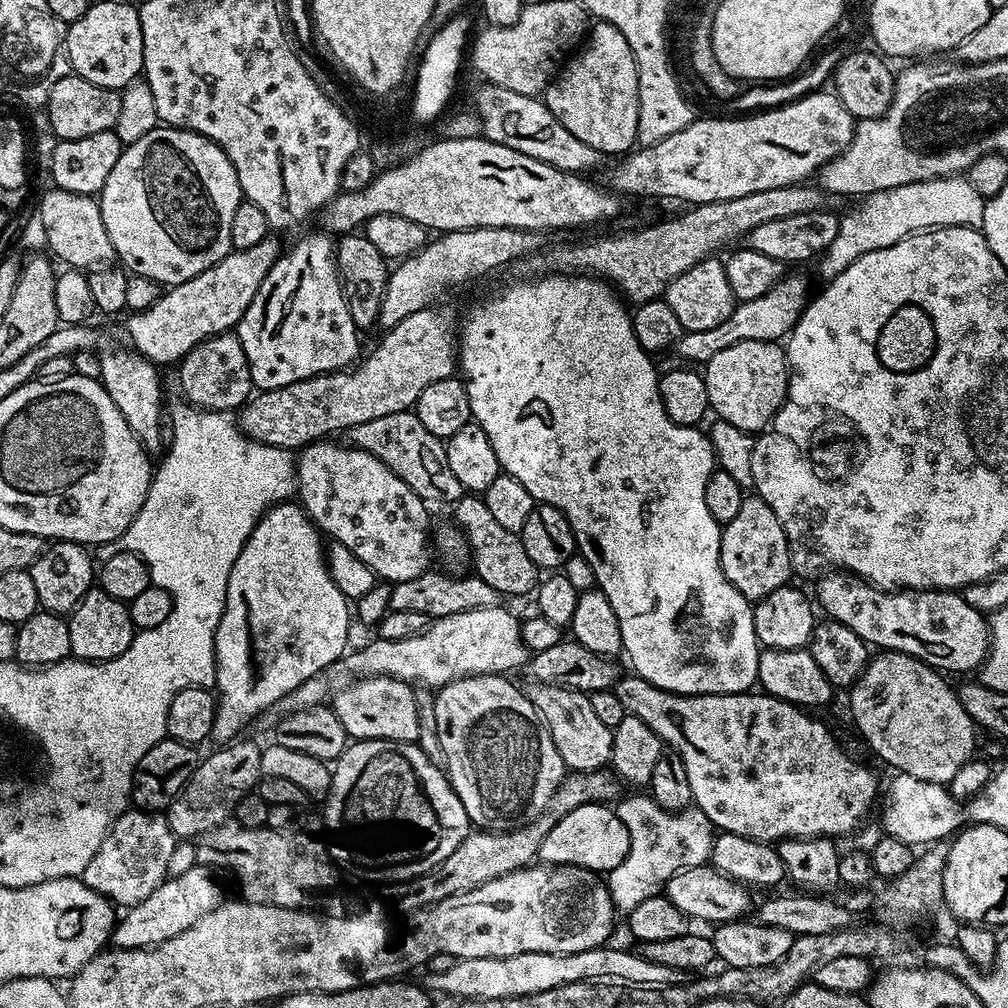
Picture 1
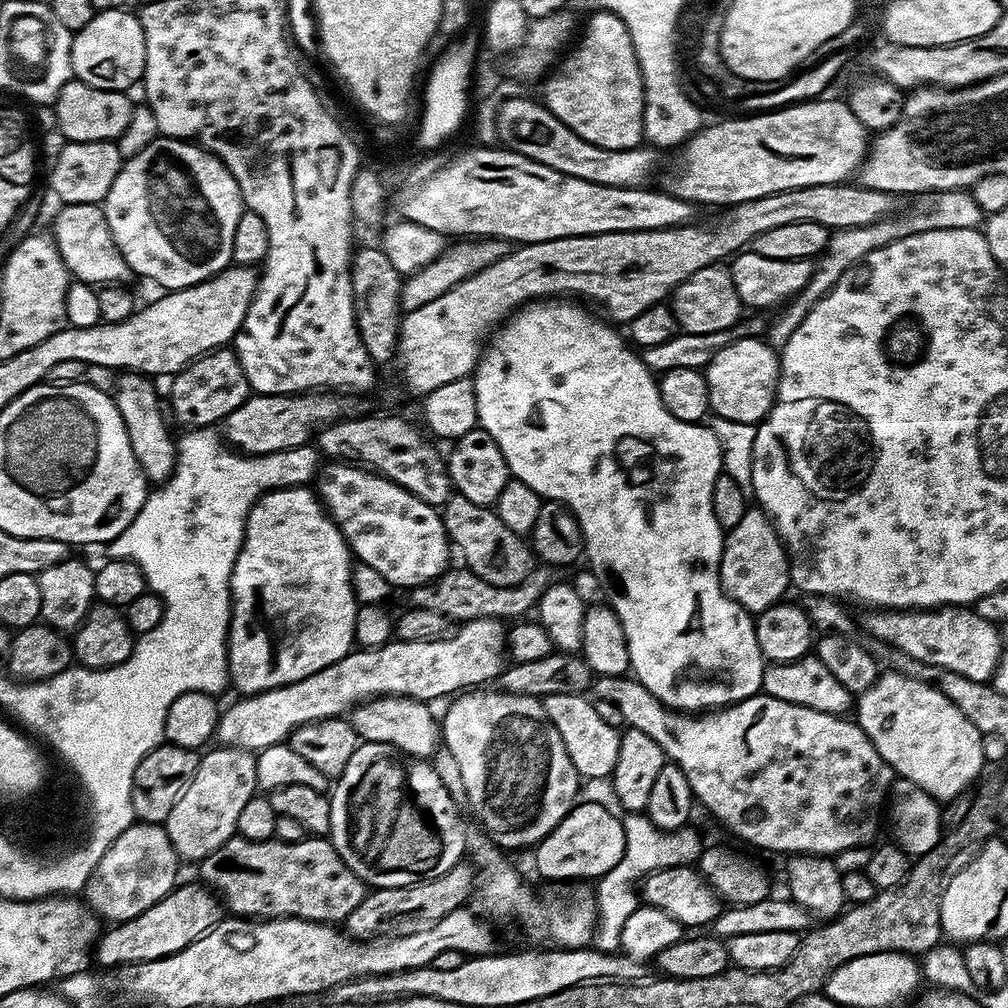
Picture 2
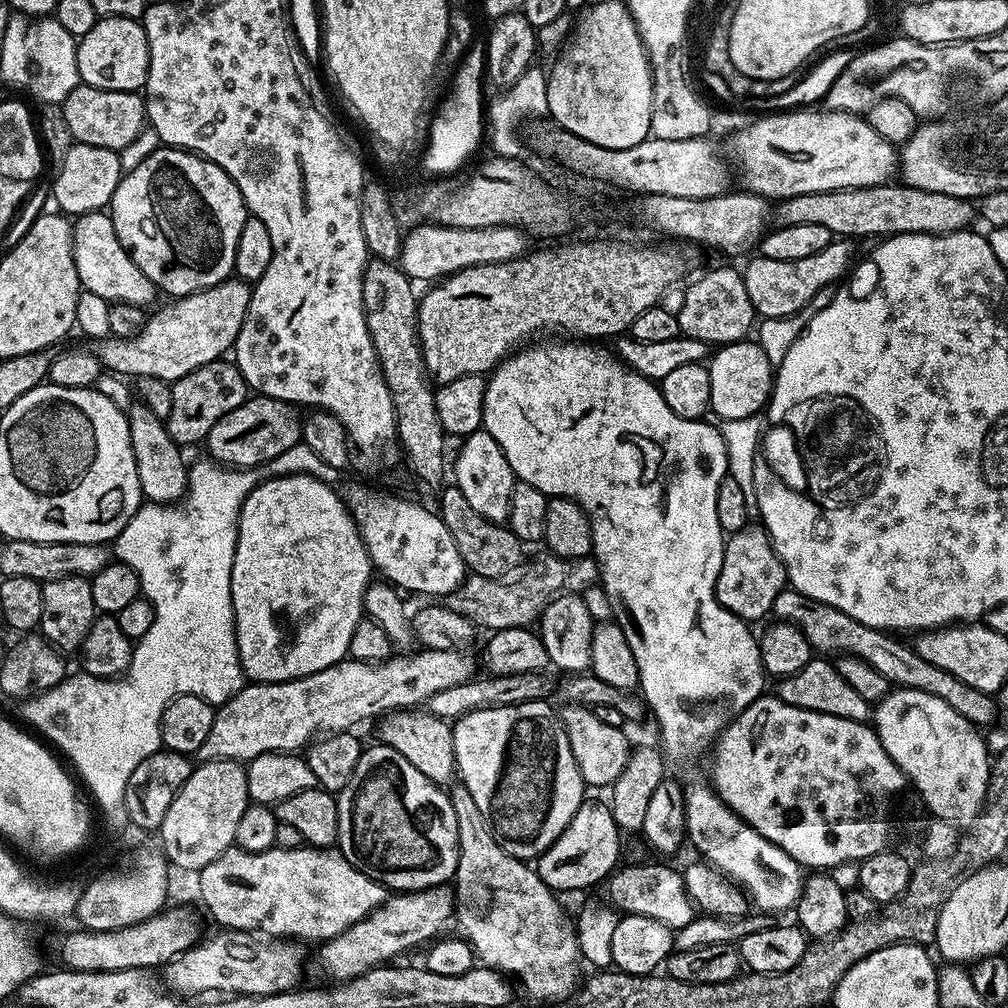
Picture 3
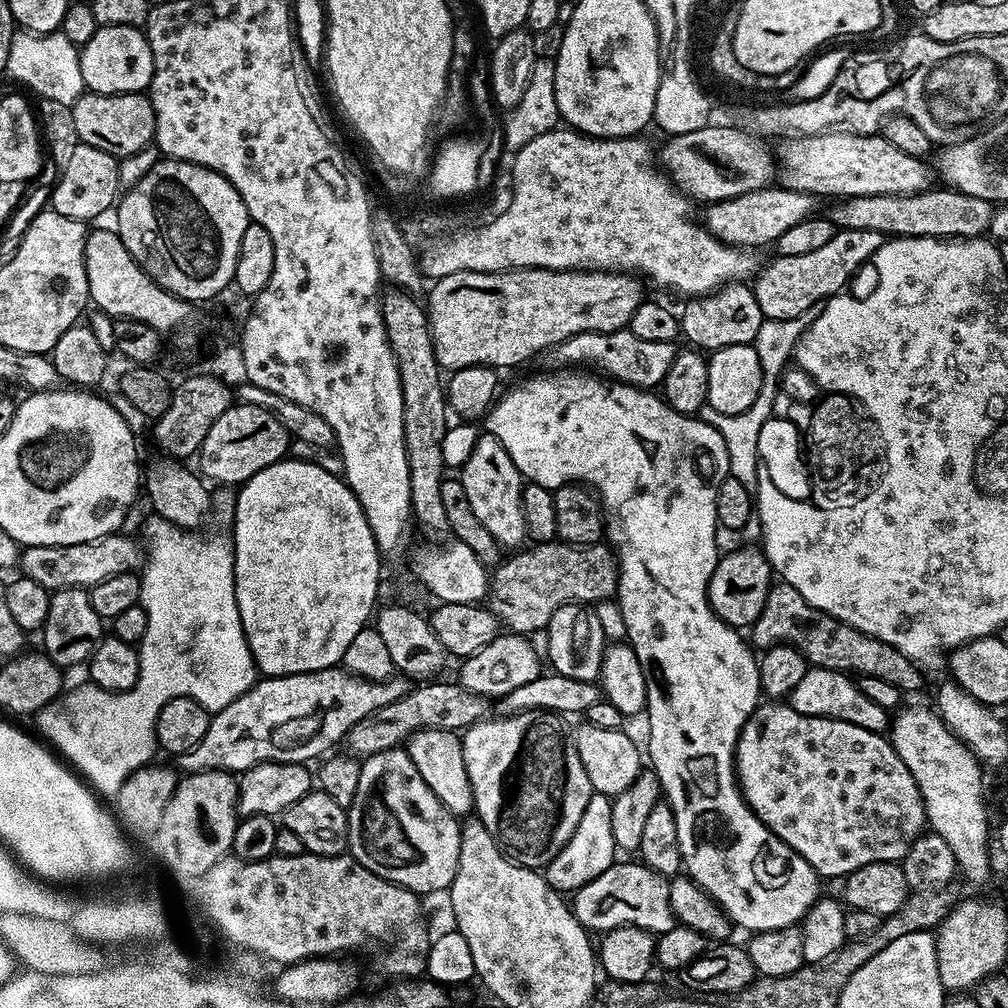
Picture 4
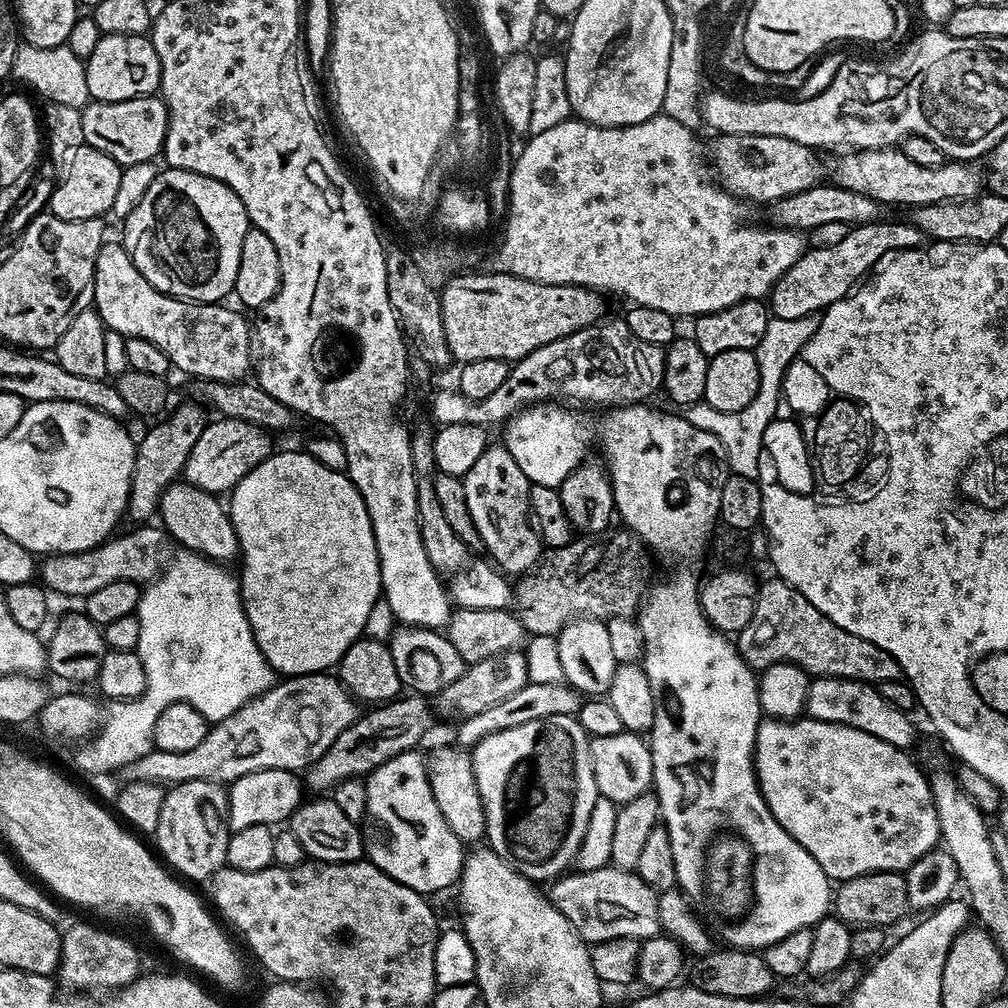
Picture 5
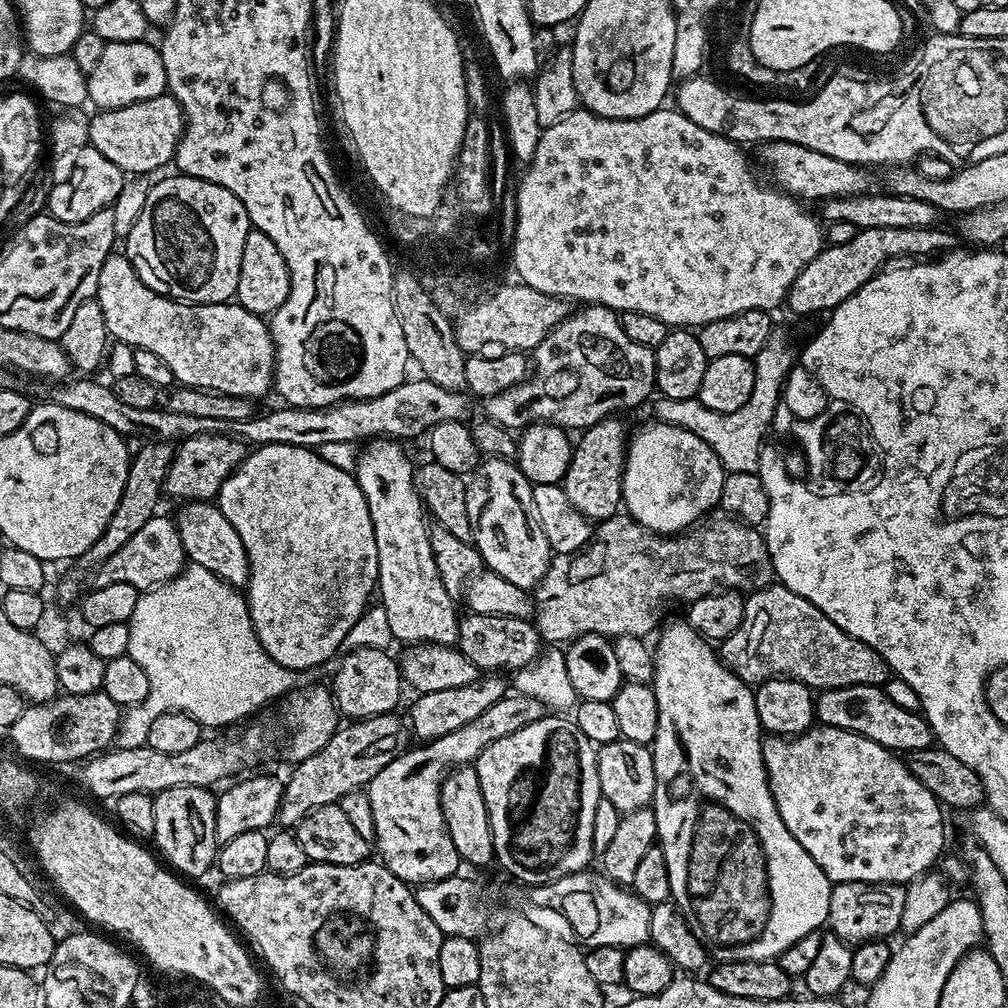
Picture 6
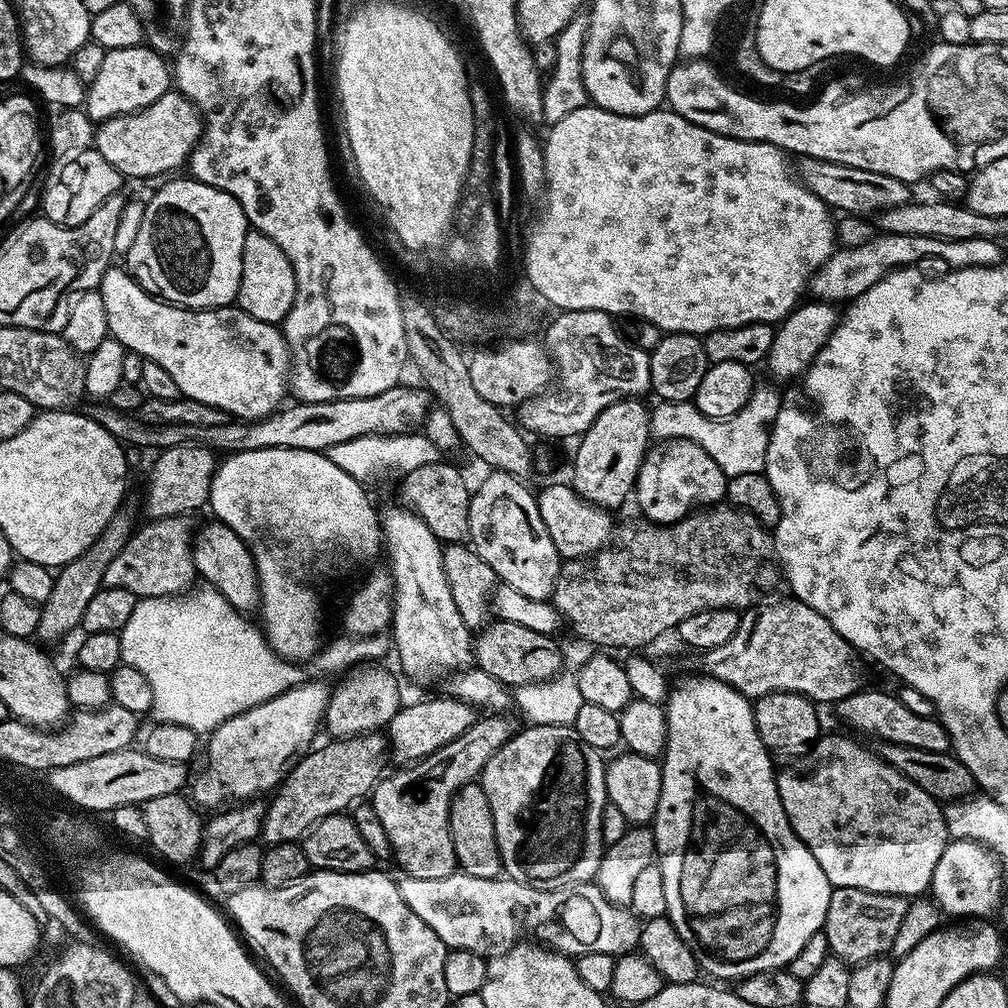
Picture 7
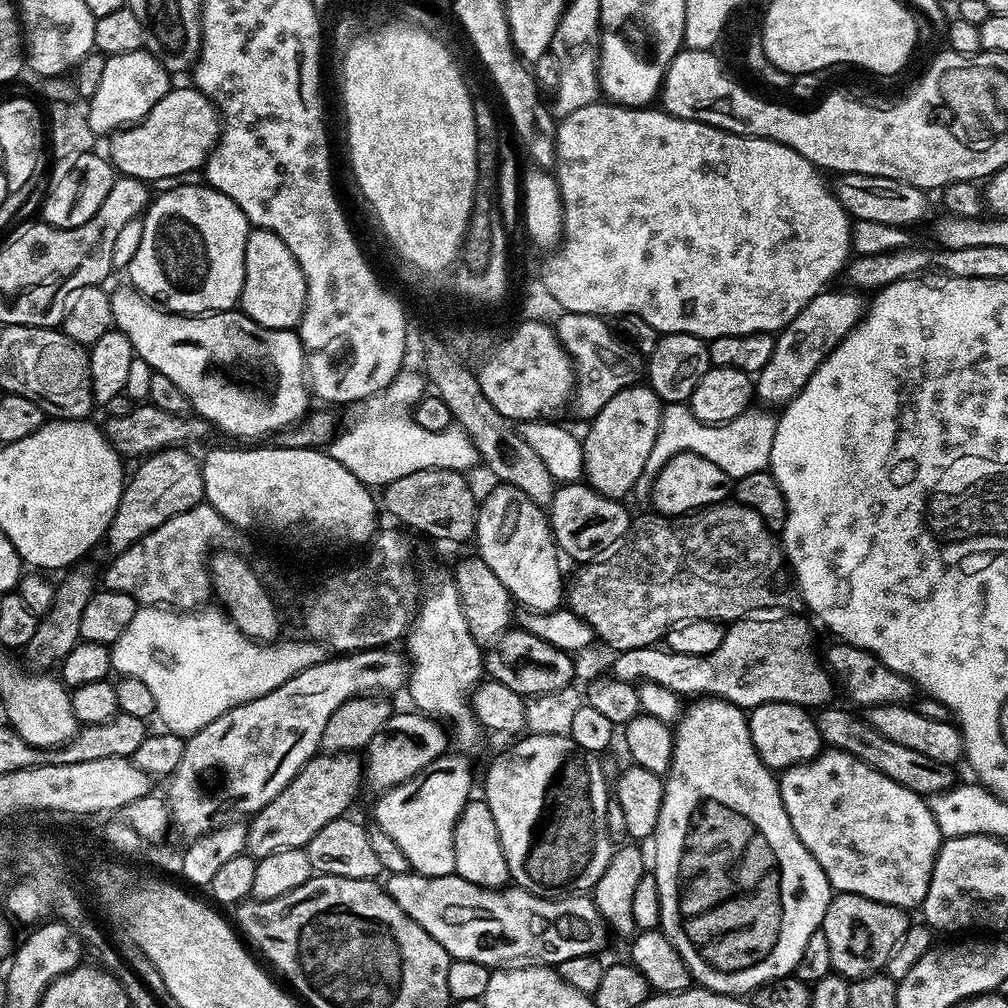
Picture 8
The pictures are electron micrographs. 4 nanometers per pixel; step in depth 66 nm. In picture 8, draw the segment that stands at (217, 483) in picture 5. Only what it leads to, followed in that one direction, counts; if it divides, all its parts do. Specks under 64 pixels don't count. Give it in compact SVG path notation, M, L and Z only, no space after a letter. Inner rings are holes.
M184 446L163 448L161 452L154 452L151 456L143 457L138 472L127 477L124 493L118 502L118 510L114 514L106 533L106 545L108 544L112 554L124 552L131 544L138 542L143 536L150 534L158 526L162 526L162 522L166 522L172 516L177 516L186 510L190 510L205 499L201 461L197 457L192 457L188 452L191 451Z

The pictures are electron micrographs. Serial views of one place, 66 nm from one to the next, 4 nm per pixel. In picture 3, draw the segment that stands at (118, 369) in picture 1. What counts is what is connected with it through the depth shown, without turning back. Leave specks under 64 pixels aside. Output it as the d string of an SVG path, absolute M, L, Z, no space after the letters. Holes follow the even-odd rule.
M140 402L133 403L126 412L130 426L130 442L134 450L134 462L138 470L140 494L145 501L154 504L175 504L184 499L188 490L189 465L184 464L181 445L174 442L168 433L168 425Z

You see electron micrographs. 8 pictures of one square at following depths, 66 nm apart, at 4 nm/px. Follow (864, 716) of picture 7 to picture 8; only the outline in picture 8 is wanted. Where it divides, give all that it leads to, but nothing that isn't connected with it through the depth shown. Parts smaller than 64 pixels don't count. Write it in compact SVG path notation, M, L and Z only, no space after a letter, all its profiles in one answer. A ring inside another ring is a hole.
M922 696L915 701L916 710L908 708L907 703L903 704L877 704L869 707L866 713L866 719L869 724L874 725L885 738L890 738L890 742L898 742L898 746L910 746L910 750L918 750L918 754L926 754L926 758L934 758L934 762L955 765L956 759L959 761L964 755L964 740L960 736L960 730L955 723L950 722L953 719L952 711L944 704L929 696Z

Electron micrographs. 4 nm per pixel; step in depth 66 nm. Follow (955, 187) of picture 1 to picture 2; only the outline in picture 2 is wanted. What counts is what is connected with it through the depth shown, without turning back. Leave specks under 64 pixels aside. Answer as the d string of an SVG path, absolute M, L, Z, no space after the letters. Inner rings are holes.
M967 191L959 192L933 192L925 195L909 212L901 211L886 220L879 220L870 226L861 228L842 228L833 231L828 237L826 255L823 255L815 265L810 282L797 296L785 303L782 311L772 322L766 333L766 339L773 348L780 350L786 342L790 342L790 334L798 330L802 318L810 314L812 307L817 304L835 284L841 283L843 274L847 268L852 268L856 263L867 261L868 255L898 238L906 238L915 232L925 232L935 228L980 228L982 213L978 202ZM901 215L901 216L900 216ZM981 219L981 220L980 220ZM820 263L820 264L819 264Z

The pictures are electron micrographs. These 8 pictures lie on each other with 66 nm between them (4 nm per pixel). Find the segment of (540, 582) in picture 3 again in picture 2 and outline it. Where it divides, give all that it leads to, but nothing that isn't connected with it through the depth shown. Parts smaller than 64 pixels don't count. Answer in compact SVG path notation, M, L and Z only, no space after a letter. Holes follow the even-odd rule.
M544 566L537 567L536 571L530 574L530 578L526 578L526 582L518 586L490 586L490 582L482 582L482 578L478 578L478 574L469 572L467 567L459 567L453 567L444 572L430 584L411 589L407 593L407 603L413 608L435 610L450 622L477 620L478 618L516 622L527 617L529 615L527 612L531 613L535 609L550 583L549 569Z

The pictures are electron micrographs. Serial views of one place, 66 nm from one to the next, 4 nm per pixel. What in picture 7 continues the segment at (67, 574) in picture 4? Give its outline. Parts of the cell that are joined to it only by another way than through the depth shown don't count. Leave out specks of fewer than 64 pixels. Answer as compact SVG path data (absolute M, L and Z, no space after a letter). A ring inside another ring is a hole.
M167 516L164 520L152 520L148 525L137 527L132 537L126 542L126 546L110 562L110 566L104 575L105 588L121 588L130 590L138 598L146 596L179 596L193 587L197 579L194 558L192 557L192 546L194 543L193 529L188 529L189 521L183 516Z

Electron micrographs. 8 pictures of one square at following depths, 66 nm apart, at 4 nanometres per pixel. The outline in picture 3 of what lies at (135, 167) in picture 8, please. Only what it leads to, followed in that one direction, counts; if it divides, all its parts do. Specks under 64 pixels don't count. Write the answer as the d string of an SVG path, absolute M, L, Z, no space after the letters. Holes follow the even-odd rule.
M83 82L65 98L63 105L66 126L70 126L73 141L86 146L102 146L106 150L120 152L146 127L144 98L140 92L102 90Z

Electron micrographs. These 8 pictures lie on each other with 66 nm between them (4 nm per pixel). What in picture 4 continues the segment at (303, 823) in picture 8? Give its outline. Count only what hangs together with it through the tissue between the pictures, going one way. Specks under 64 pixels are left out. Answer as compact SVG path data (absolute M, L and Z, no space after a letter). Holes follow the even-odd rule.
M458 682L452 684L421 683L404 693L402 698L382 706L374 714L362 718L348 731L346 737L347 751L363 758L385 752L403 745L408 737L419 732L421 728L445 728L447 732L459 733L477 720L483 720L493 711L494 704L487 696L479 696L466 690Z

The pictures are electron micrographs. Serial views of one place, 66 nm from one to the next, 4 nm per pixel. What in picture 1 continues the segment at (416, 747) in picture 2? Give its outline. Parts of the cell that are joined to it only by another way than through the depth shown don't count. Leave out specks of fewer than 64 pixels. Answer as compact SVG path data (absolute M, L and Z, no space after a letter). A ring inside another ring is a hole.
M366 676L352 682L349 688L333 695L330 707L338 714L342 726L353 741L402 740L416 742L419 738L418 708L413 685L392 676Z

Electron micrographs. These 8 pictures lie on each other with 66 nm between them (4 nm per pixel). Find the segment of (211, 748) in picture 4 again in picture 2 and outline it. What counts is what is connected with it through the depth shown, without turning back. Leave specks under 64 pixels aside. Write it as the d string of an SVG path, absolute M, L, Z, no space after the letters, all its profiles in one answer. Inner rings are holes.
M478 618L477 620L465 620L459 625L460 628L451 633L447 638L442 640L435 640L434 642L406 642L405 640L393 639L391 642L384 645L382 648L360 648L353 650L348 655L343 656L338 662L334 662L330 666L326 666L322 670L318 670L318 674L310 674L310 678L302 678L293 684L287 684L281 688L271 688L265 692L257 692L255 696L244 696L240 698L237 704L232 704L229 708L225 707L220 713L220 721L216 727L216 734L214 737L217 745L226 748L247 748L249 752L255 754L261 748L269 748L275 744L282 744L287 741L290 733L295 732L296 729L301 728L303 724L309 724L315 720L335 720L343 717L345 714L351 713L352 709L358 704L363 704L366 700L375 700L377 696L408 696L412 700L422 700L425 702L432 702L439 696L451 697L453 694L463 693L465 690L476 690L481 686L488 686L488 684L497 679L500 673L506 667L506 624L502 620L491 620L490 618Z

